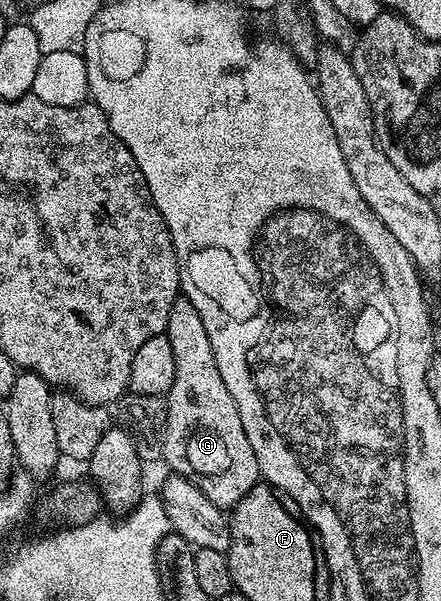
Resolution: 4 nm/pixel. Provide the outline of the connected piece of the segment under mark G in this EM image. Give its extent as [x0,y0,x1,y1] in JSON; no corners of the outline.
[164,301,261,510]

